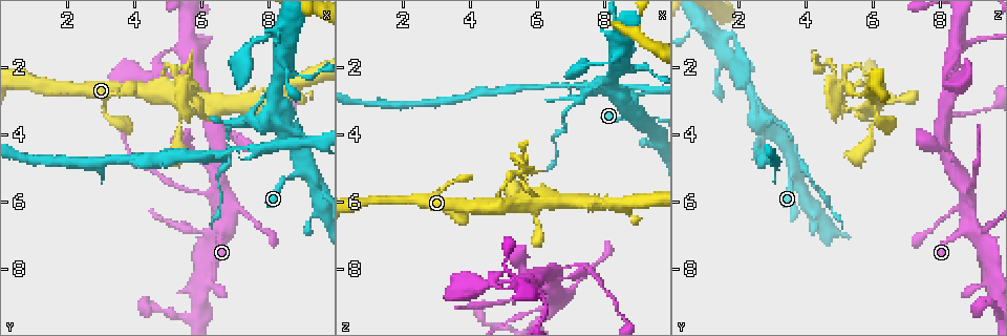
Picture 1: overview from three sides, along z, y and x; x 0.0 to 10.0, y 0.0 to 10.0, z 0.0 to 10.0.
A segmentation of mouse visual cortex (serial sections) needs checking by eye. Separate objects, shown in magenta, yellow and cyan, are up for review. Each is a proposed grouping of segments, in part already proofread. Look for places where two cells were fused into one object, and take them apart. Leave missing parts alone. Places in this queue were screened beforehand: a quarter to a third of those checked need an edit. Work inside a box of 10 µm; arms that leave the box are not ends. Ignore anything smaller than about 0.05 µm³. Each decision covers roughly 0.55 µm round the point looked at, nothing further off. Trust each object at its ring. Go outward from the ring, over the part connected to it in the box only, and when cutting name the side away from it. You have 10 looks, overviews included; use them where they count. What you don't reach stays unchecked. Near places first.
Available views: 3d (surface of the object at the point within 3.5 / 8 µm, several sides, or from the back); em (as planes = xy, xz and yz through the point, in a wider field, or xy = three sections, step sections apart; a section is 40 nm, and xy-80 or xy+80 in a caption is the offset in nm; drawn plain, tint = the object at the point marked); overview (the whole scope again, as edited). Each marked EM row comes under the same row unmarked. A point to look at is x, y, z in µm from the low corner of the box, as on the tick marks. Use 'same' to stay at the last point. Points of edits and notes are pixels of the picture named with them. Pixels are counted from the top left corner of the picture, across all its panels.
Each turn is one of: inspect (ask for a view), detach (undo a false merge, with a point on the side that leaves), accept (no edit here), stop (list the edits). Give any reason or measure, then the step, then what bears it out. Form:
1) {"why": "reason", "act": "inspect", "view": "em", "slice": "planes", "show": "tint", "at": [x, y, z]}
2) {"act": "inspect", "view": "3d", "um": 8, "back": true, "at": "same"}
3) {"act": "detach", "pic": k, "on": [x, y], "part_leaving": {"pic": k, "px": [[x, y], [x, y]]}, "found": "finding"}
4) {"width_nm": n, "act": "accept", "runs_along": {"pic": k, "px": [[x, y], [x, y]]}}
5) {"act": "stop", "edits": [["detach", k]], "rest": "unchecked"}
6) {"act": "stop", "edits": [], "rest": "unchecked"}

{"why": "arms part here", "act": "inspect", "view": "3d", "um": 8, "at": [9.25, 4.20, 2.80]}

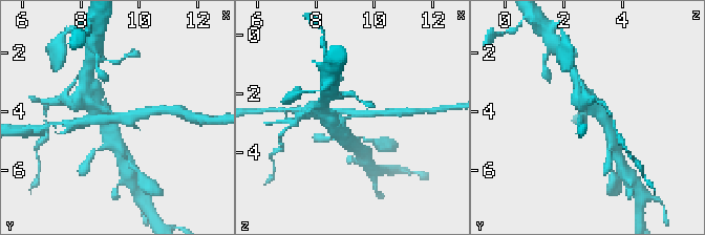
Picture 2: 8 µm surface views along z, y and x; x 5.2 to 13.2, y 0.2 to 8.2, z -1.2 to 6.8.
{"why": "zoom in", "act": "inspect", "view": "3d", "um": 3.5, "at": "same"}

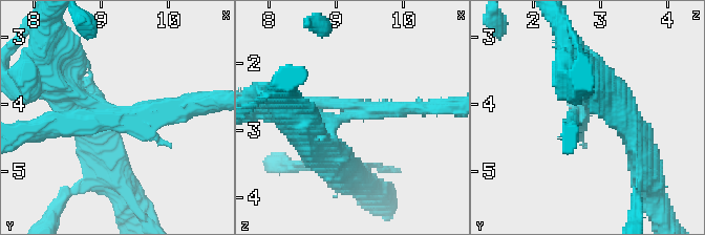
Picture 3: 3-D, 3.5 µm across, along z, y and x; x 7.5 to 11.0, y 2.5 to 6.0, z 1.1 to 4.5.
{"arms": 4, "arm_widths_nm": [150, 250, 250, 450], "why": "need the tissue", "act": "inspect", "view": "em", "slice": "xy", "step": 5, "show": "tint", "at": [9.25, 4.20, 2.70]}

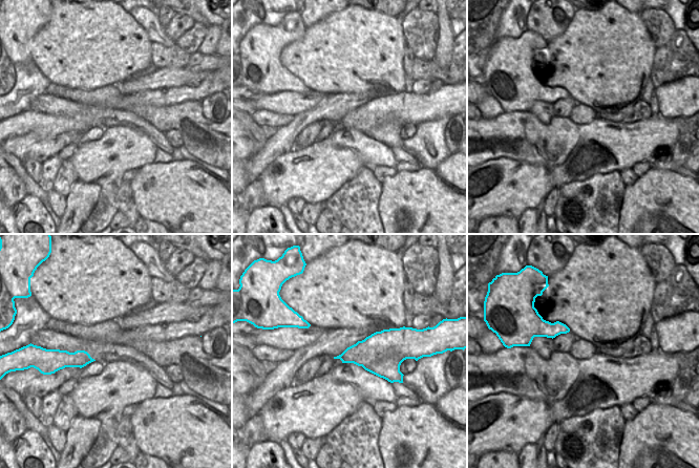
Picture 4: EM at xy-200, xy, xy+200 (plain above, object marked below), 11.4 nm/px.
{"act": "detach", "pic": 3, "on": [161, 105], "part_leaving": {"pic": 3, "px": [[113, 113], [113, 124], [29, 130]]}, "found": "two cells meet here"}

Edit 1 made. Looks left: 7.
{"why": "sharp bend", "act": "inspect", "view": "3d", "um": 3.5, "at": [6.55, 3.90, 8.05]}

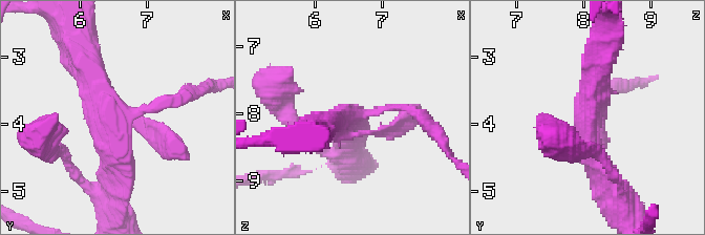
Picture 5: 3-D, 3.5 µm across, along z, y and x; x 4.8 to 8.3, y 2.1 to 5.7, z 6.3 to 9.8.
{"arms": 4, "arm_widths_nm": [150, 200, 350, 400], "why": "now the EM", "act": "inspect", "view": "em", "slice": "planes", "show": "tint", "at": [6.50, 3.95, 8.05]}

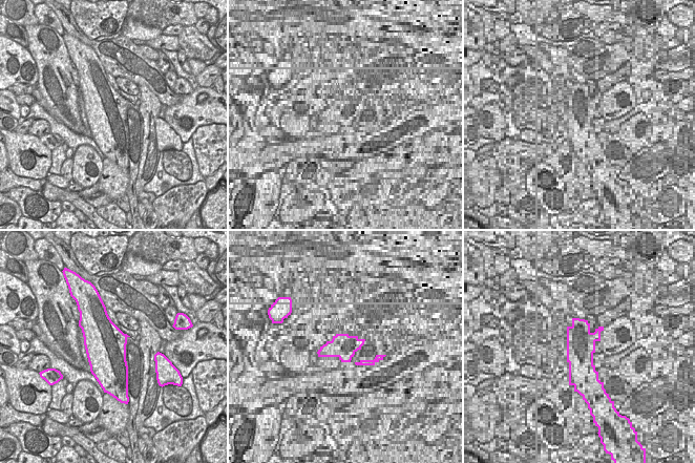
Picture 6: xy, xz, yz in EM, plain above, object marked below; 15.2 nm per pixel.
{"why": "another direction", "act": "inspect", "view": "em", "slice": "xy", "step": 1, "show": "tint", "at": "same"}

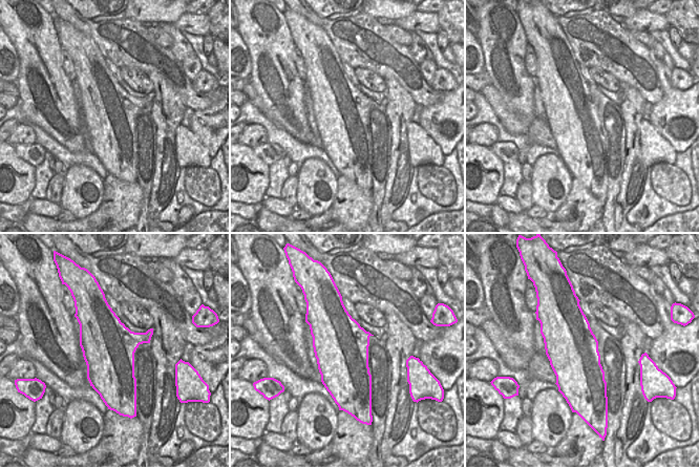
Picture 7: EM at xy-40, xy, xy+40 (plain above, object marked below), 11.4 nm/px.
{"act": "accept", "runs_along": {"pic": 5, "px": [[114, 186], [114, 121], [85, 60]]}, "found": "all the same cell"}

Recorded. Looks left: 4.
{"why": "abrupt turn", "act": "inspect", "view": "em", "slice": "xy", "step": 3, "show": "tint", "at": [4.95, 1.55, 8.65]}

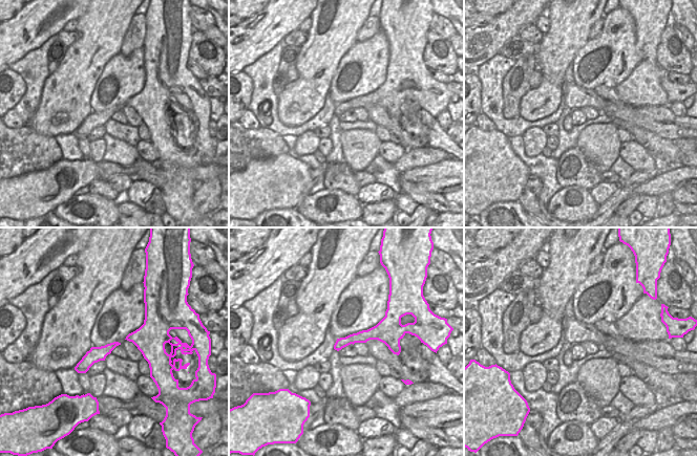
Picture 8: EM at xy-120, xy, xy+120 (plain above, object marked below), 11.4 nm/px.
{"why": "wider look", "act": "inspect", "view": "3d", "um": 3.5, "at": "same"}

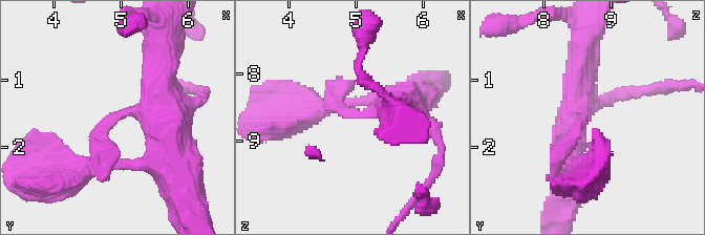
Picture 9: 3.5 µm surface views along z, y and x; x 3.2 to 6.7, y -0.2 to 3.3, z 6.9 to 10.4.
{"act": "accept", "runs_along": {"pic": 8, "px": [[392, 339], [366, 334], [337, 347]]}, "found": "all the same cell"}

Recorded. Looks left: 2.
{"act": "stop", "edits": [["detach", 3]], "rest": "unchecked"}

